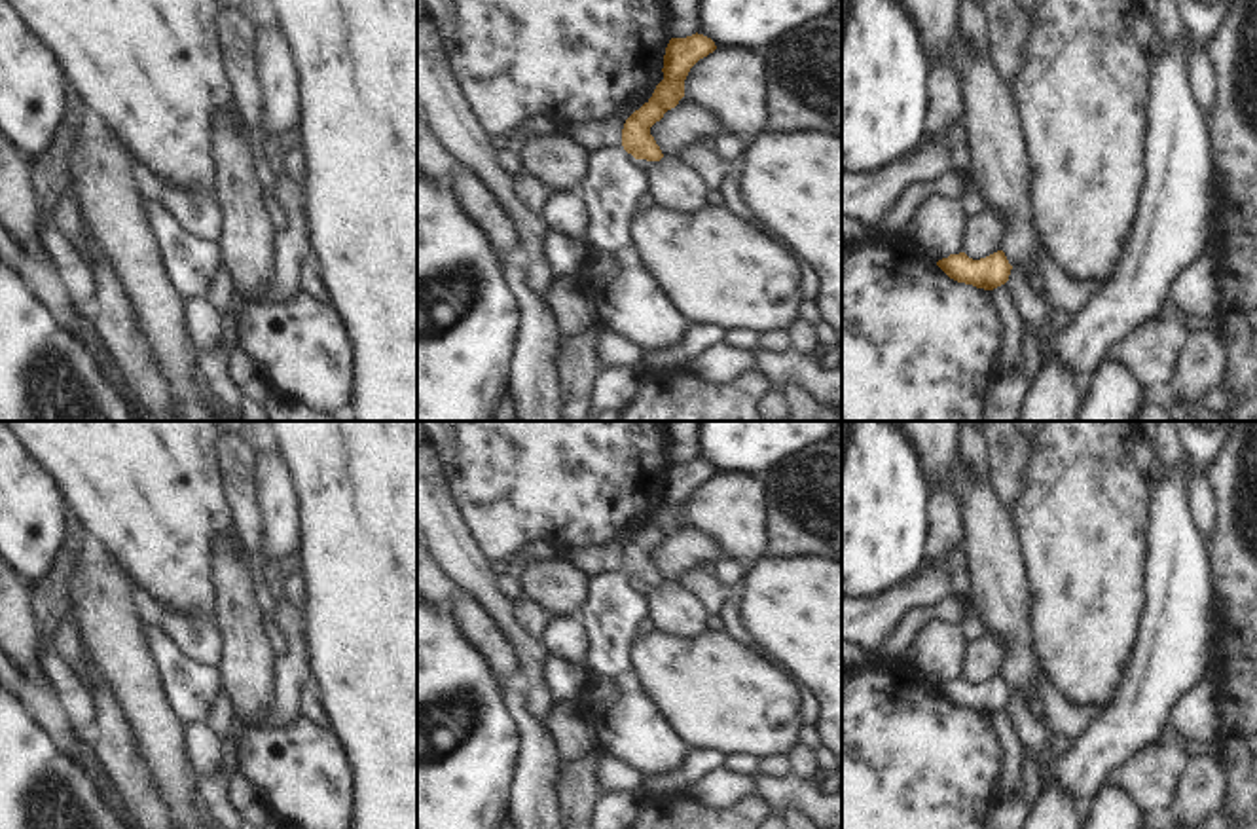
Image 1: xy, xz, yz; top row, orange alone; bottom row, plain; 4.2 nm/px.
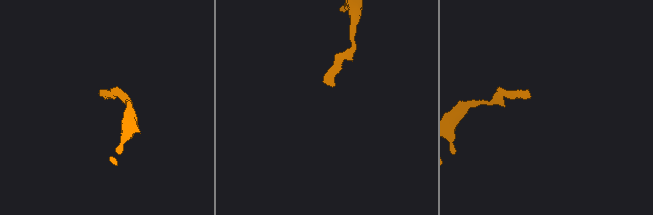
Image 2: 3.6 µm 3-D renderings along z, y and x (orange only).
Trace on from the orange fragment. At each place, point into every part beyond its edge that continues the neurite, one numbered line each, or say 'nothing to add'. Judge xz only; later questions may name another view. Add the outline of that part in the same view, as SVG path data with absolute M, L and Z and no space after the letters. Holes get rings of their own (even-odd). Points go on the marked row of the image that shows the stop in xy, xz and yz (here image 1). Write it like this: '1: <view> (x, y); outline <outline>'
1: xz (613, 183); outline M624 146L588 152L588 173L573 188L586 203L584 239L592 249L614 252L629 245L629 222L648 178Z

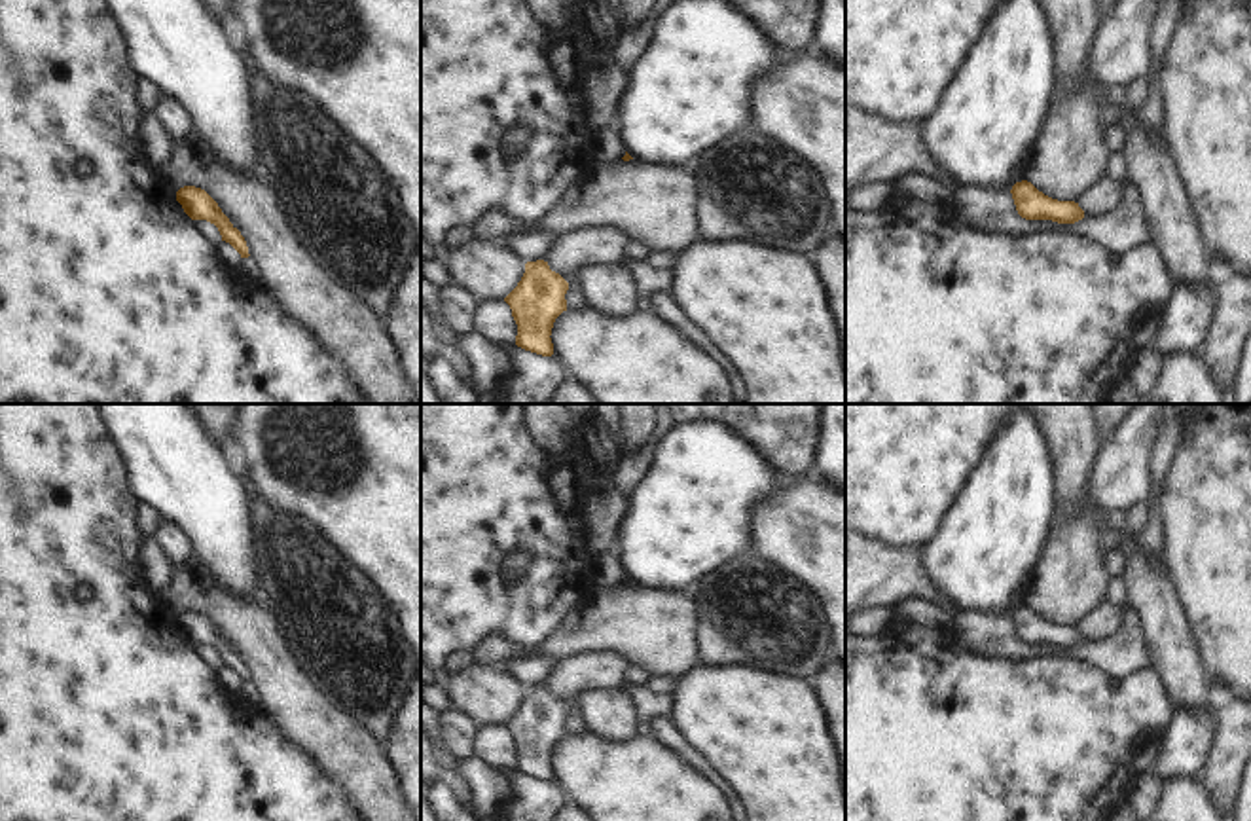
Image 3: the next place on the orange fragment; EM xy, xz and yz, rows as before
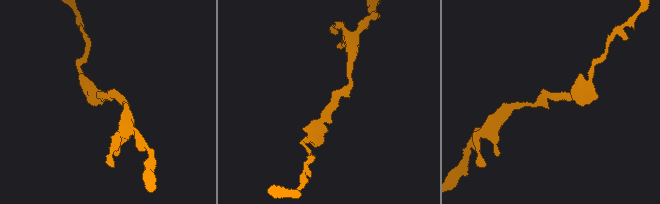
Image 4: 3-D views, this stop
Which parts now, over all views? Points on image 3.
nothing to add

